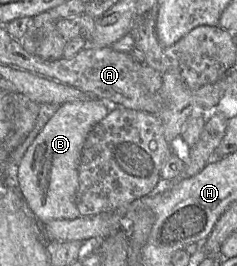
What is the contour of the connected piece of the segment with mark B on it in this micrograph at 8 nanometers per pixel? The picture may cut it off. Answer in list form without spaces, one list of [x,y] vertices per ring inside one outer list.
[[[98,98],[64,103],[57,108],[25,151],[17,167],[16,188],[27,206],[43,223],[51,220],[75,219],[80,216],[75,204],[75,194],[78,187],[78,165],[85,139],[90,130],[117,106],[111,100]]]

